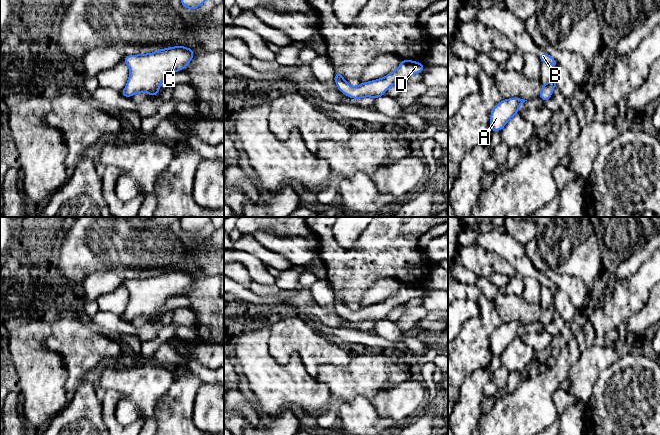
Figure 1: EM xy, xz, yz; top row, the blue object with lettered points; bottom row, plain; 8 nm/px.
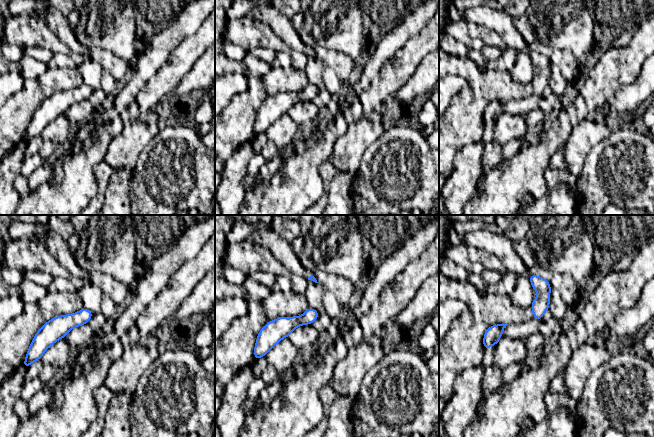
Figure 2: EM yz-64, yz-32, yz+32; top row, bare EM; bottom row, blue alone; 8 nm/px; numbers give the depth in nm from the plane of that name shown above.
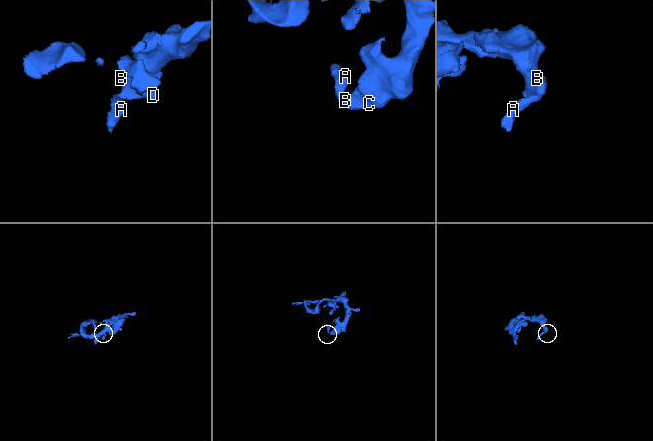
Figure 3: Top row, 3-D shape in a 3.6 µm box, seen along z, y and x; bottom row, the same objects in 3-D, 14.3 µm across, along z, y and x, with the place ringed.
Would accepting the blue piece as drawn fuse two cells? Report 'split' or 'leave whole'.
leave whole

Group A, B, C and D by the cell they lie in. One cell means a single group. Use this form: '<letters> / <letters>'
A B C D

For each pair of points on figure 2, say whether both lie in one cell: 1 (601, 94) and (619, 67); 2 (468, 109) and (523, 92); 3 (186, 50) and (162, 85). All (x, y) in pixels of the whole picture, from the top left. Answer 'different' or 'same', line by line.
1: same
2: same
3: same

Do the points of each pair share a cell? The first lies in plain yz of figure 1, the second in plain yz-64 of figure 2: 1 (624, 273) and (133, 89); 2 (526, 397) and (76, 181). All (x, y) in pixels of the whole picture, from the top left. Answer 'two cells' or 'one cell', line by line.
1: one cell
2: one cell

